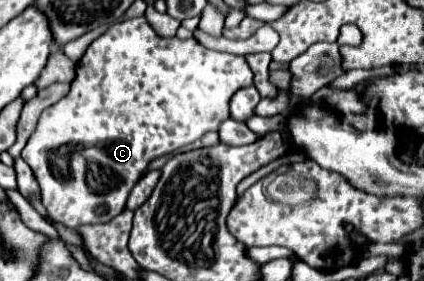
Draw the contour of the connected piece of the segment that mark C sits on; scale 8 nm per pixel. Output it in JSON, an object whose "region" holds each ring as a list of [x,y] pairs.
{"region":[[[137,17],[137,19],[129,19],[129,21],[119,21],[113,23],[101,37],[97,37],[85,51],[83,59],[77,63],[77,77],[71,83],[71,91],[57,101],[55,105],[47,107],[37,123],[37,129],[33,131],[33,135],[29,137],[25,149],[21,151],[21,157],[27,161],[27,165],[31,167],[31,171],[35,173],[35,179],[41,187],[41,201],[49,213],[51,219],[55,219],[57,223],[63,223],[71,229],[77,229],[81,225],[93,225],[93,223],[107,223],[113,217],[117,217],[123,209],[125,209],[125,201],[133,189],[133,185],[139,181],[139,177],[145,173],[147,163],[153,161],[155,157],[161,157],[165,153],[173,153],[179,147],[197,141],[203,133],[207,131],[217,131],[221,121],[225,121],[229,117],[229,99],[233,97],[235,91],[253,85],[253,73],[247,65],[247,61],[239,55],[233,53],[221,53],[221,51],[211,51],[207,47],[203,47],[197,39],[179,39],[179,37],[159,37],[151,25],[147,23],[145,17]]]}

